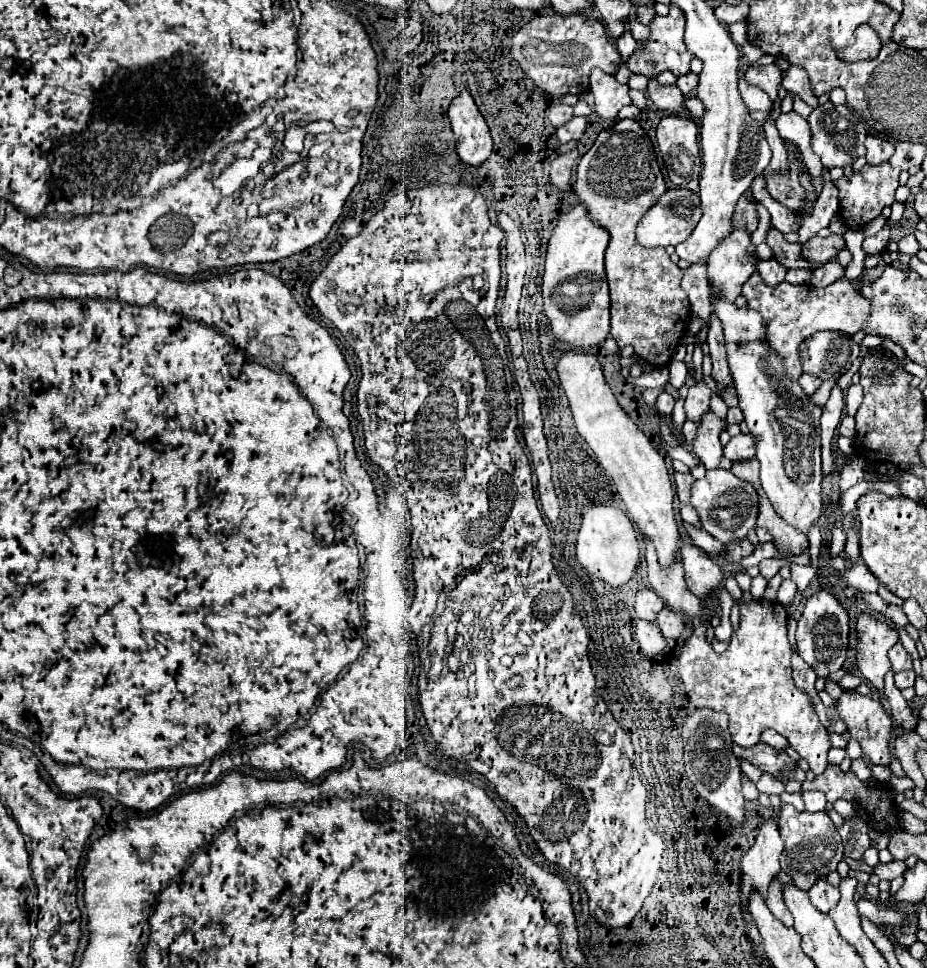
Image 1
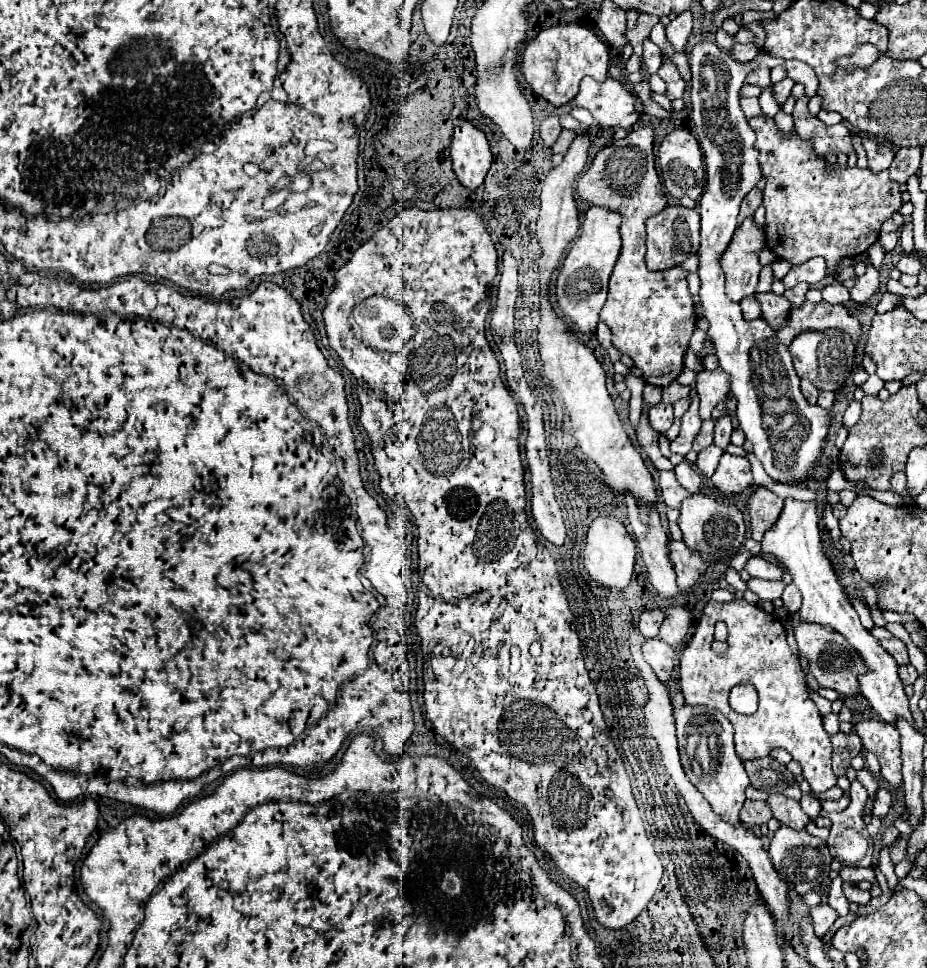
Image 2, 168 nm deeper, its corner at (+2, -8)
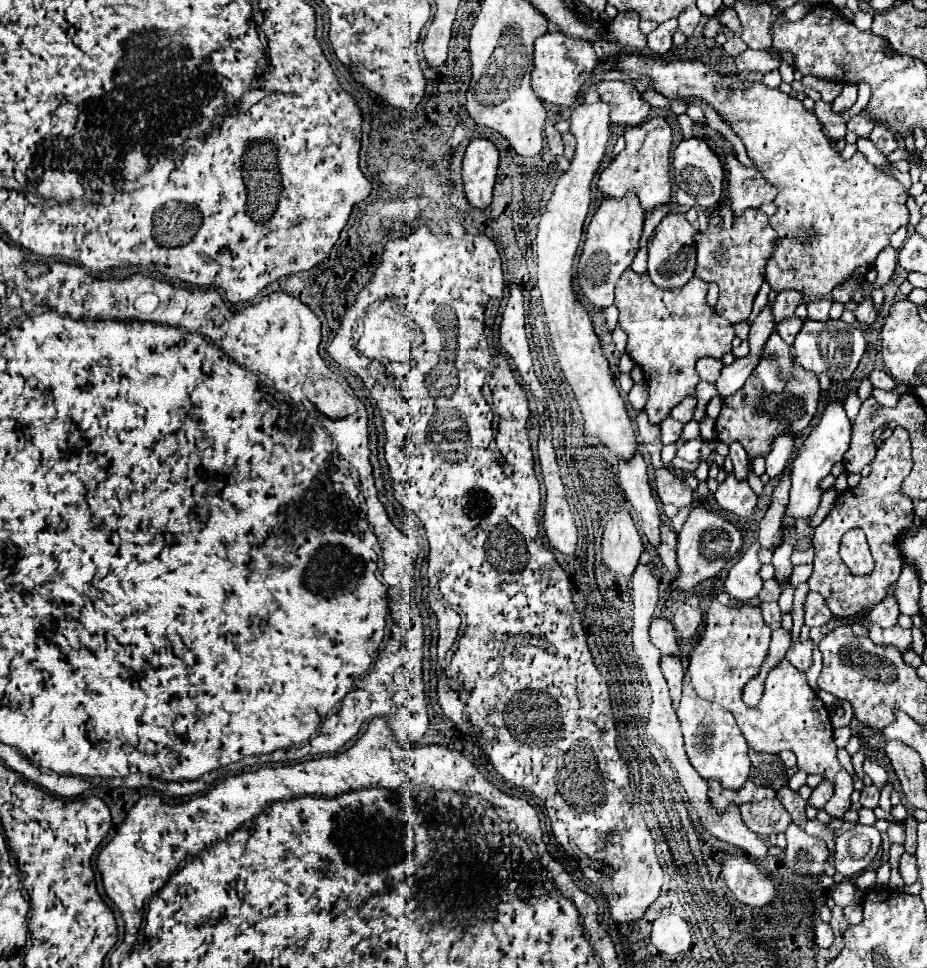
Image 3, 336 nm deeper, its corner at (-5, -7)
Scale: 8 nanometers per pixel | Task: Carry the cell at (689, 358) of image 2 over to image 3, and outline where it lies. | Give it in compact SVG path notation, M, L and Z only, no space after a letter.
M701 358L697 362L697 366L695 366L699 378L707 380L707 382L715 382L717 376L719 376L719 372L721 372L721 368L723 368L721 360L715 360L715 358Z

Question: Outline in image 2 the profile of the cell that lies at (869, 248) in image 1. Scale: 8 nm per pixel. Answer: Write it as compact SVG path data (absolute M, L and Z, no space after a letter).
M868 257L864 259L864 263L866 263L866 275L864 277L860 277L856 283L854 283L854 287L850 289L850 299L854 301L854 303L858 303L858 305L862 305L862 303L866 303L874 293L876 293L876 289L878 289L878 271L868 263Z

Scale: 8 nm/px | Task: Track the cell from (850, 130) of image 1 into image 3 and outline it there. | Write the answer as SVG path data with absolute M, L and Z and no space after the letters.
M817 100L815 108L813 108L813 114L819 118L819 122L821 122L821 126L823 126L825 134L827 134L827 138L831 142L837 142L837 140L845 138L845 134L847 134L847 122L839 114L835 114L831 110L831 104L827 104L823 100Z

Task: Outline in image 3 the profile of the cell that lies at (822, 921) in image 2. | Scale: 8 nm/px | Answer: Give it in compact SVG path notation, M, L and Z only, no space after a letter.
M819 922L815 926L815 944L819 948L829 948L833 944L833 928L827 922Z

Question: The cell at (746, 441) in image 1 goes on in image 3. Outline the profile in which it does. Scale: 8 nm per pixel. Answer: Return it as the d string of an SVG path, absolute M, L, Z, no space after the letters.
M729 472L725 476L725 480L719 484L719 488L715 492L715 500L717 500L719 508L723 508L739 518L749 518L757 504L757 496L751 490L749 482L737 480L733 472Z

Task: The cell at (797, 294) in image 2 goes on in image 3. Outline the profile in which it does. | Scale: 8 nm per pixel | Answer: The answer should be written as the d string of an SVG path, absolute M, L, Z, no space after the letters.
M813 298L807 302L807 310L809 310L811 320L825 322L829 318L829 308L831 308L831 300L827 300L827 298Z

